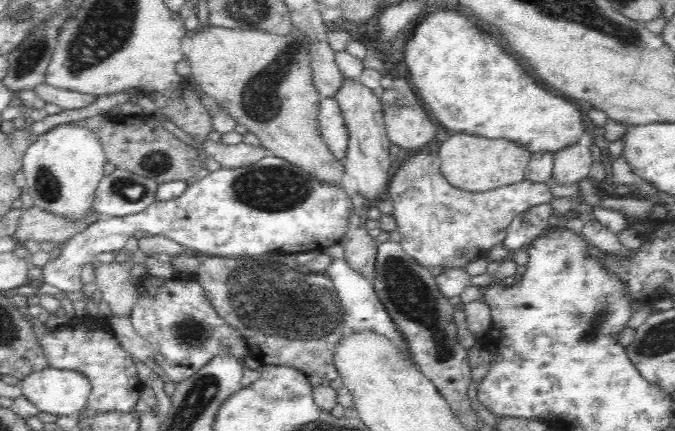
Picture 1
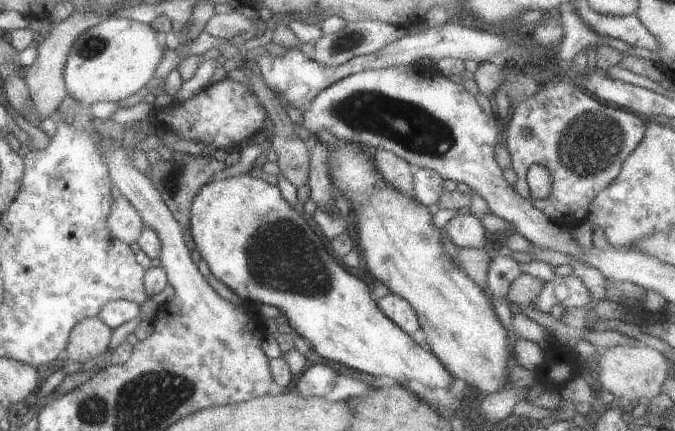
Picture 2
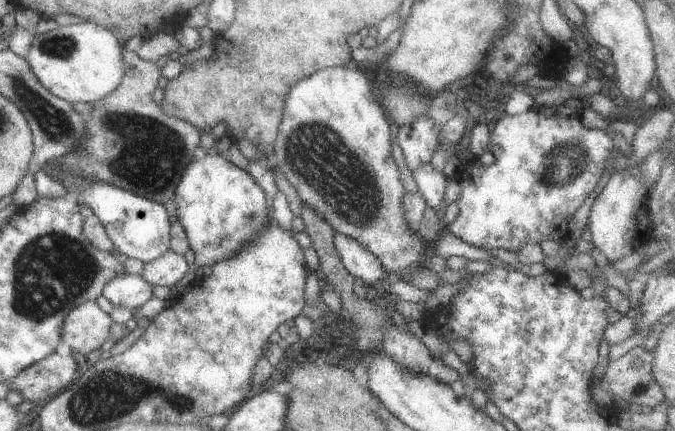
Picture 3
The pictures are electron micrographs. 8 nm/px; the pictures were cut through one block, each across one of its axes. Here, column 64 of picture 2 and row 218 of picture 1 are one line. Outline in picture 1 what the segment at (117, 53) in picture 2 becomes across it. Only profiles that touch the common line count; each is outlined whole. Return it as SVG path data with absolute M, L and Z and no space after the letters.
M58 125L51 131L39 135L34 144L29 145L23 156L21 167L25 176L24 190L32 197L33 207L42 209L48 213L58 215L72 223L87 221L91 212L95 210L96 190L102 180L105 165L104 151L100 141L96 139L92 131L78 125Z

